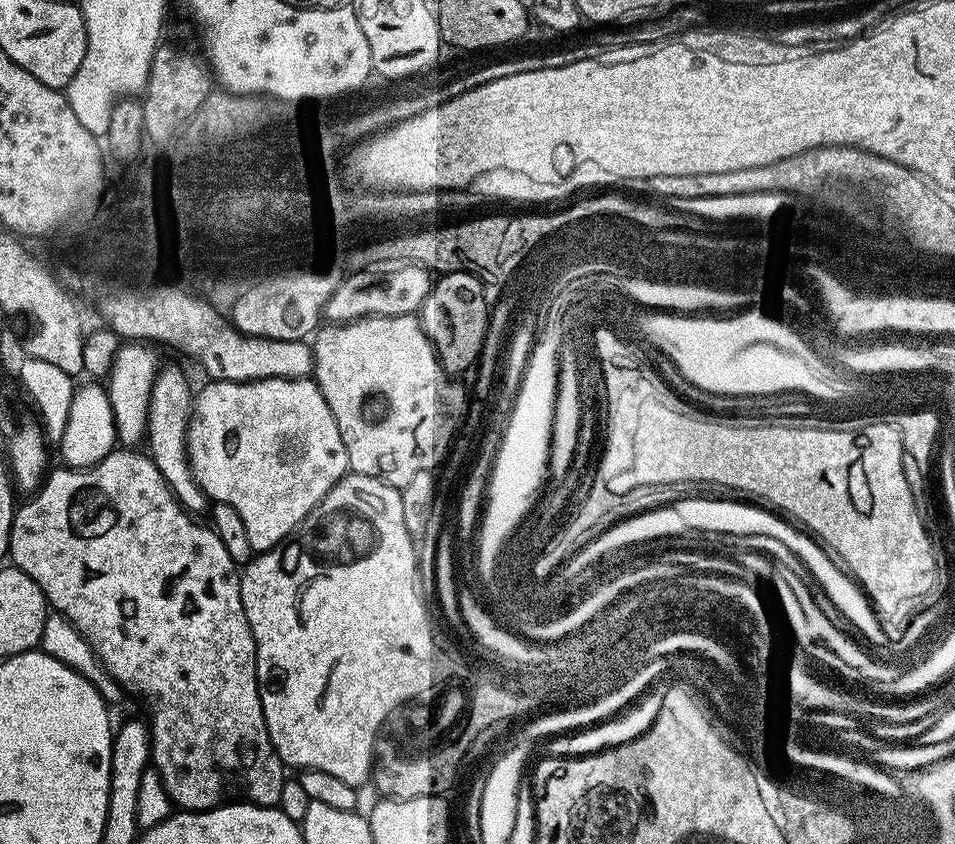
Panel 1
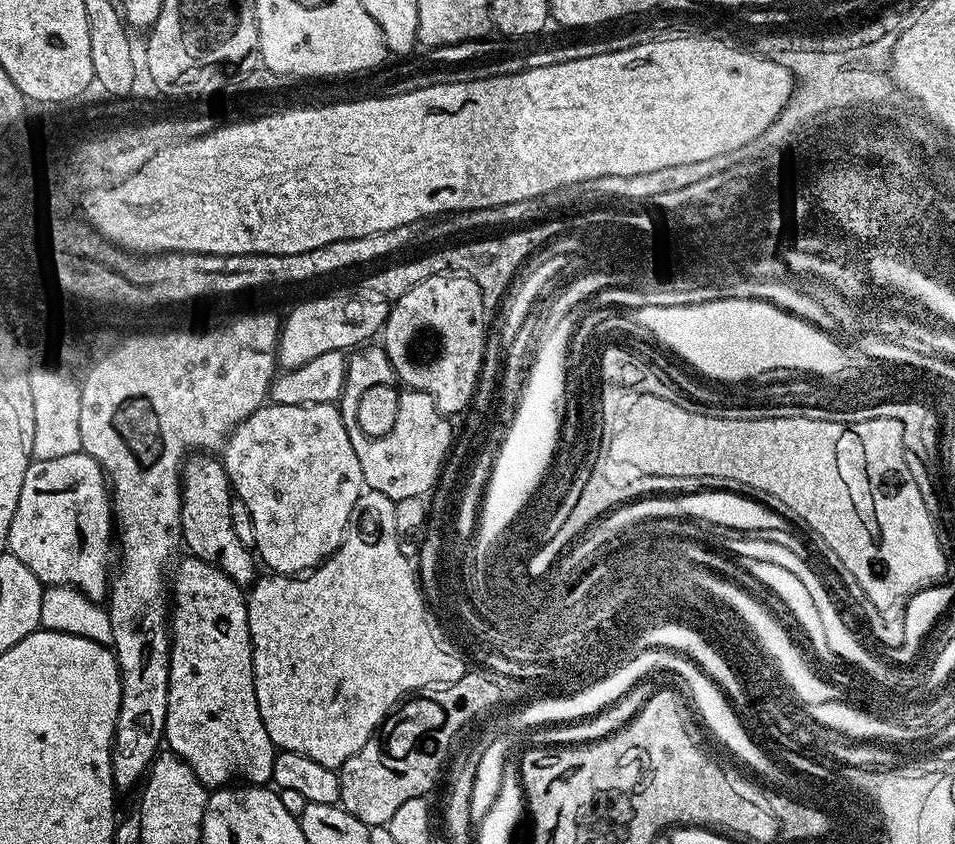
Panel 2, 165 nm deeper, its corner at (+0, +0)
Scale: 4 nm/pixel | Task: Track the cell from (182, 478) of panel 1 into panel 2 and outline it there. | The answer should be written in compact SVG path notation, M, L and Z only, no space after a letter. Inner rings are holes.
M192 454L180 469L180 530L182 544L195 559L214 565L231 580L248 586L257 579L258 560L252 548L242 546L230 518L230 502L234 499L232 483L223 463L212 454Z

